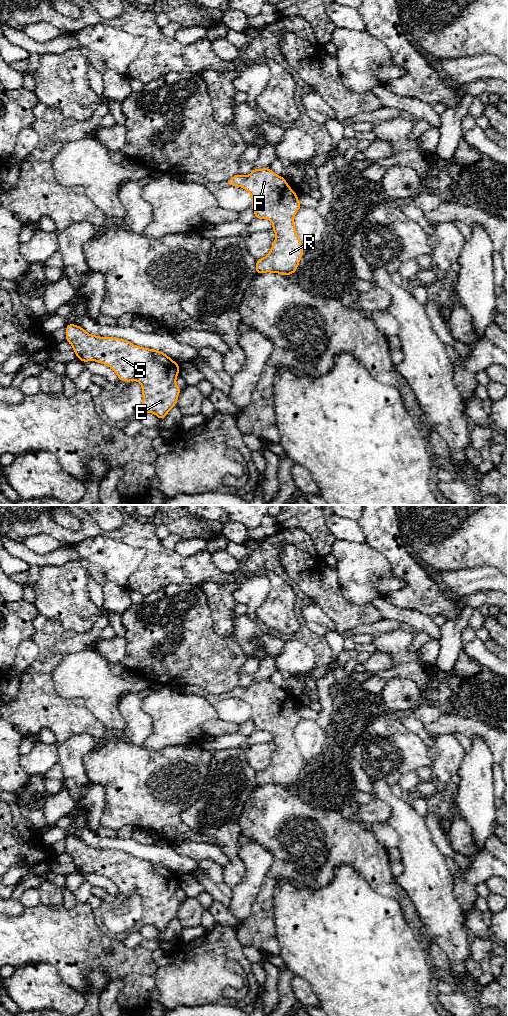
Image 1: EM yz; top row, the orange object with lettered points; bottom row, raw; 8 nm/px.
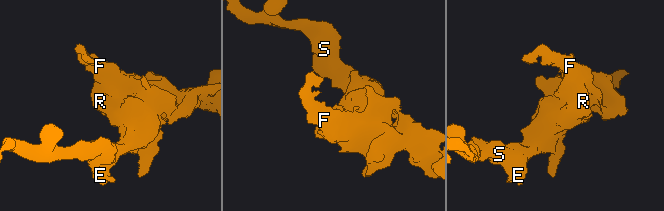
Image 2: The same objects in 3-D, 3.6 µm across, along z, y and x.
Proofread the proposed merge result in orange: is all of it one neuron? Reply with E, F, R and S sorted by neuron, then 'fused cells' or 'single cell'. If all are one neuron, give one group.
E F R S; single cell

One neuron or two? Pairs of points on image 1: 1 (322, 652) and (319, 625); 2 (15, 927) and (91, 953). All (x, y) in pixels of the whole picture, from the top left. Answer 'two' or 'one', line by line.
1: two
2: one

